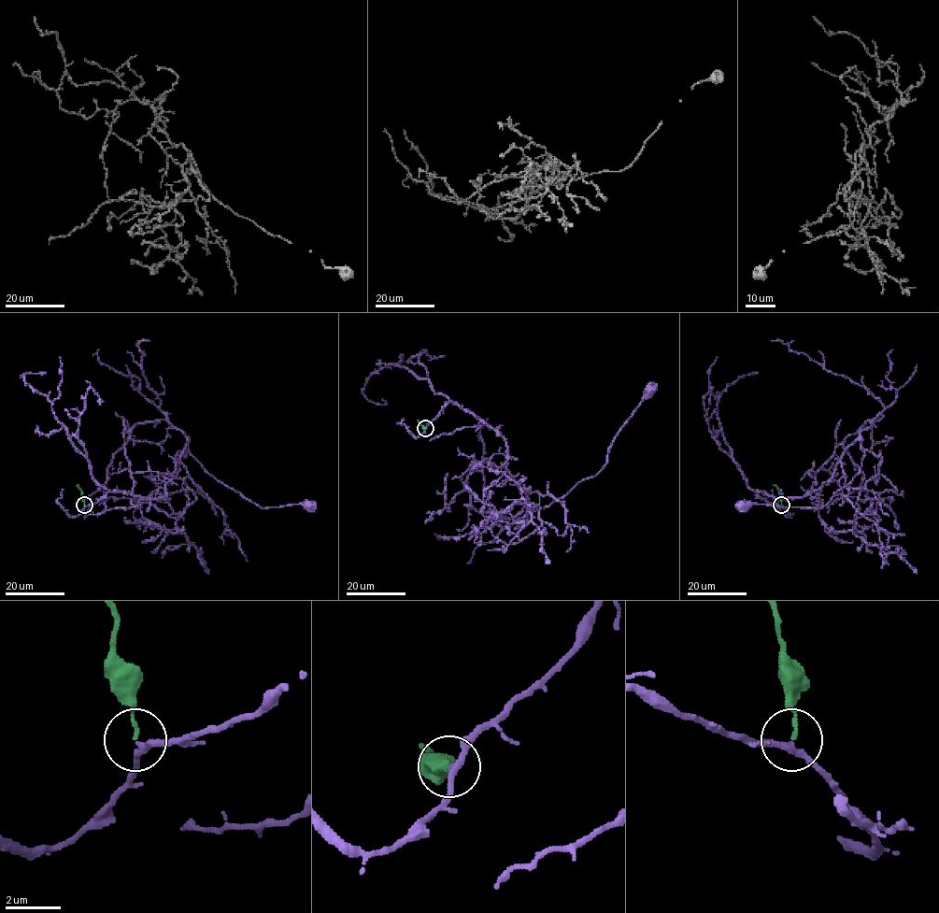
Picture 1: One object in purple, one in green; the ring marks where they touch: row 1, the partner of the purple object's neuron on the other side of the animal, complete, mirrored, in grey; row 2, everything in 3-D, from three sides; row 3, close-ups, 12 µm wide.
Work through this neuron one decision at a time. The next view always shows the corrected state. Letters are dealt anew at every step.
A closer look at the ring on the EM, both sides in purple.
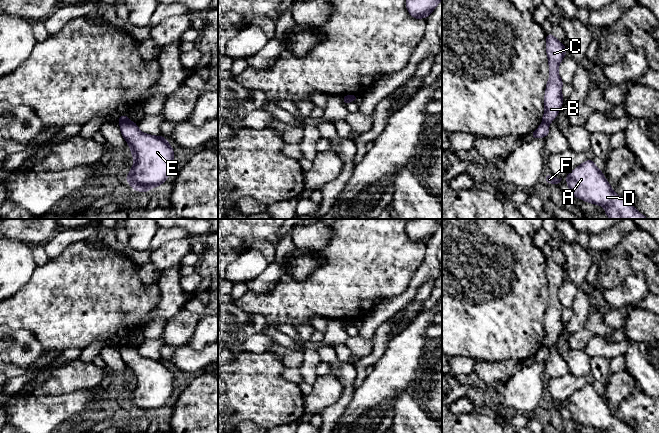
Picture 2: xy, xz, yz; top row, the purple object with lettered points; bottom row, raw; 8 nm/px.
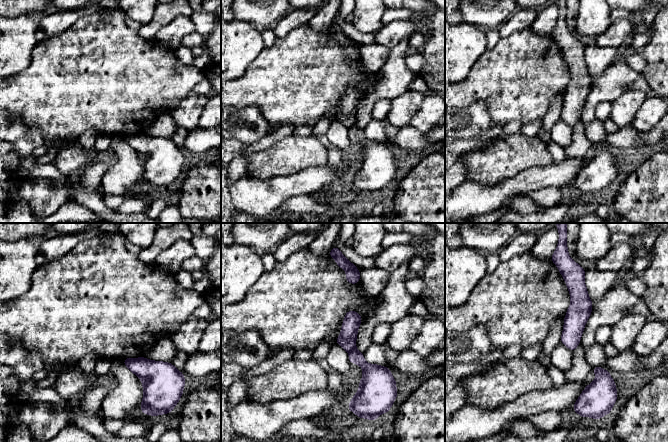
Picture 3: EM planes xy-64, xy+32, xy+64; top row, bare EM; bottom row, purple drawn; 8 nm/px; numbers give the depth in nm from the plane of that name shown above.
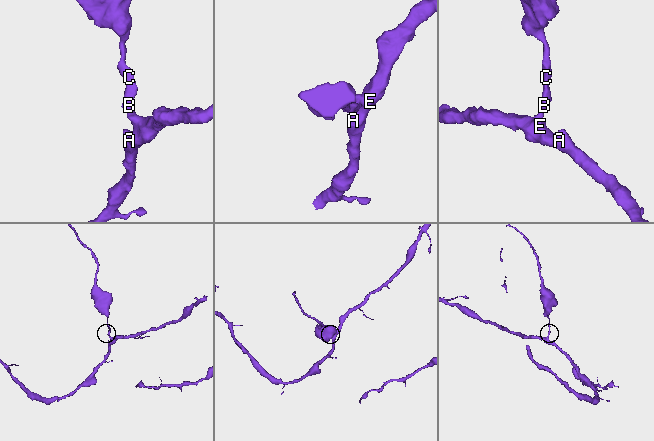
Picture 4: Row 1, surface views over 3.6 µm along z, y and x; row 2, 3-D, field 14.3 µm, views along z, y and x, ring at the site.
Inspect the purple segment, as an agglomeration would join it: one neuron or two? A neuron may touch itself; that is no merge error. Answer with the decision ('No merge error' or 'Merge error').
Merge error

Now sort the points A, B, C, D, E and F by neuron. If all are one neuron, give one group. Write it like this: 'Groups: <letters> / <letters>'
Groups: A D E F / B C

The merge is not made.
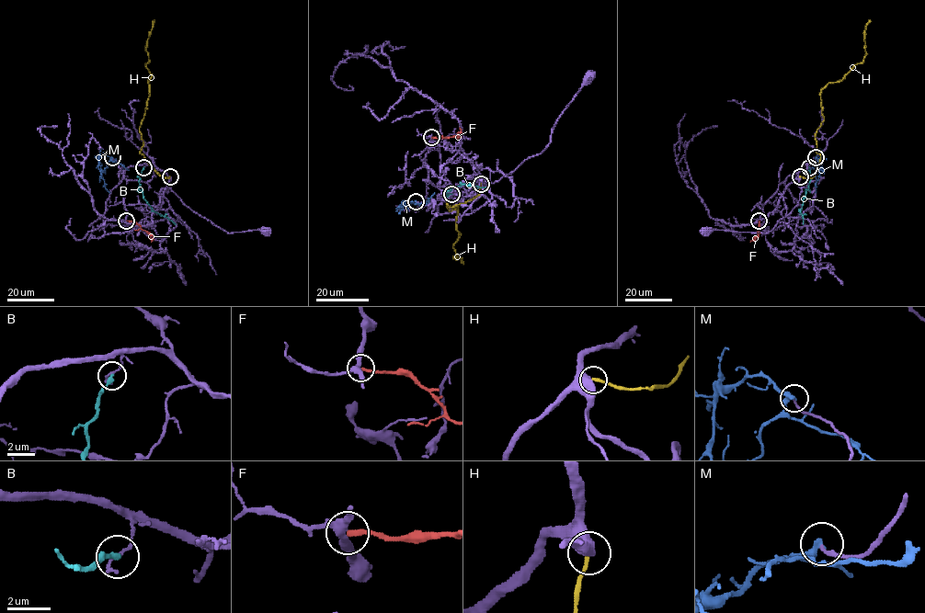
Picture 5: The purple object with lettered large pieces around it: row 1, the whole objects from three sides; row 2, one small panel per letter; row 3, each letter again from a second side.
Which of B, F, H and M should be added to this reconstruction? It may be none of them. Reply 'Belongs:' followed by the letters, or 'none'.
Belongs: none

